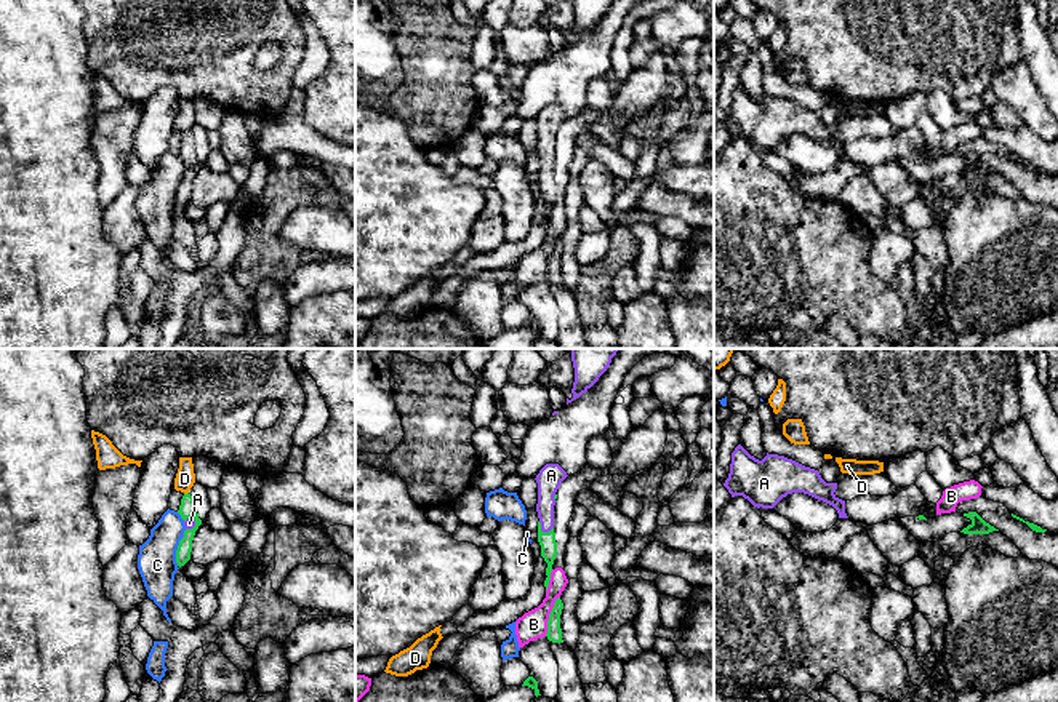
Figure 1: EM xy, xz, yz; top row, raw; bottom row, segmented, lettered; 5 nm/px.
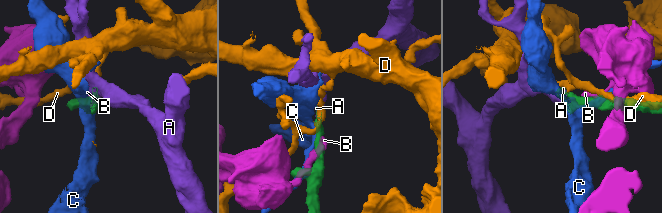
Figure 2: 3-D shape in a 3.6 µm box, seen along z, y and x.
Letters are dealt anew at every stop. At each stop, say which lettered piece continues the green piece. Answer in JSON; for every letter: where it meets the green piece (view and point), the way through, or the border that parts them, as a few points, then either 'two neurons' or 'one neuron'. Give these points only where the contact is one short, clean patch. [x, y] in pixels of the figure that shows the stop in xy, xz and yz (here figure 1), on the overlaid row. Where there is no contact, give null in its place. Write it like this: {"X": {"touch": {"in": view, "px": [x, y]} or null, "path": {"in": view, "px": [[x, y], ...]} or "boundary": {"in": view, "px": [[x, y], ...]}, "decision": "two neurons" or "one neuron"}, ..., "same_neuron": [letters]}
{"A": {"touch": {"in": "xz", "px": [541, 531]}, "path": {"in": "xz", "px": [[548, 542], [541, 531], [546, 523], [548, 483]]}, "decision": "one neuron"}, "B": {"touch": {"in": "xz", "px": [549, 616]}, "boundary": {"in": "xz", "px": [[559, 597], [549, 614], [545, 635]]}, "decision": "two neurons"}, "C": {"touch": {"in": "xy", "px": [176, 552]}, "boundary": {"in": "xy", "px": [[183, 538], [176, 550], [176, 565]]}, "decision": "two neurons"}, "D": {"touch": {"in": "xy", "px": [188, 493]}, "boundary": {"in": "xy", "px": [[188, 491], [184, 494]]}, "decision": "two neurons"}, "same_neuron": ["A"]}

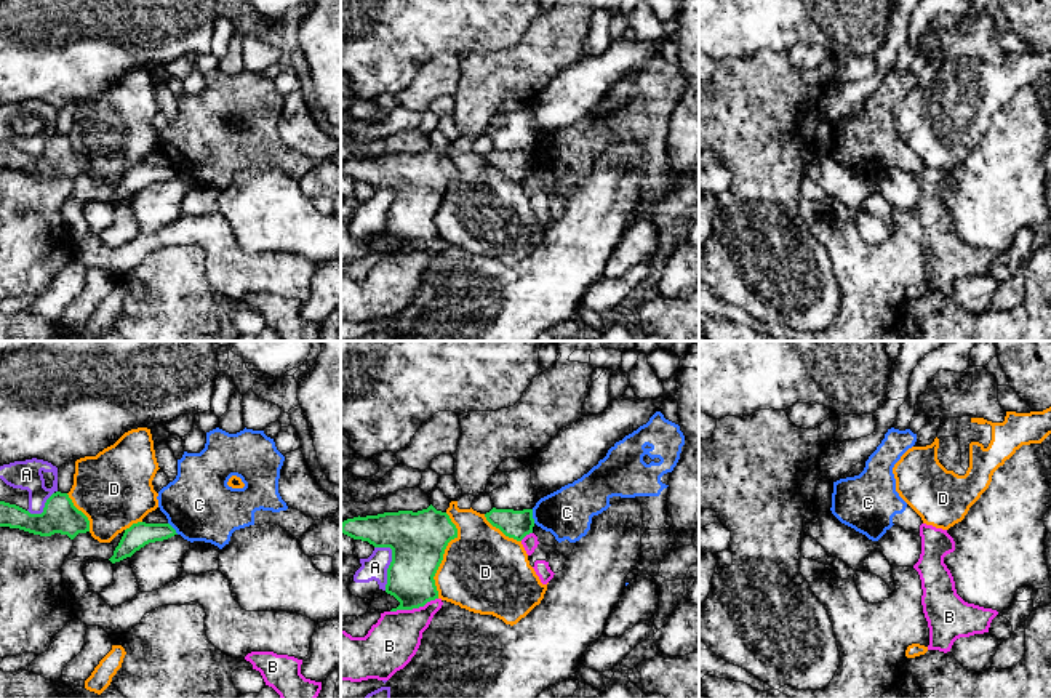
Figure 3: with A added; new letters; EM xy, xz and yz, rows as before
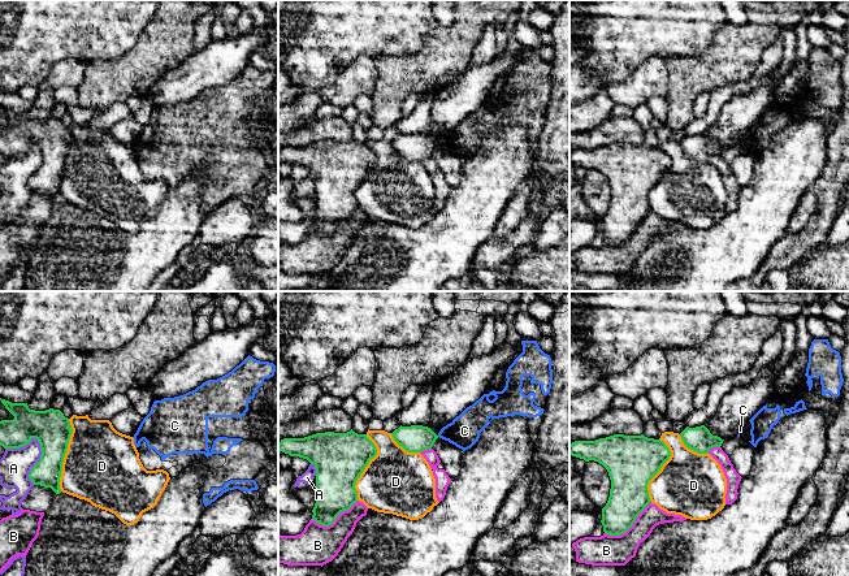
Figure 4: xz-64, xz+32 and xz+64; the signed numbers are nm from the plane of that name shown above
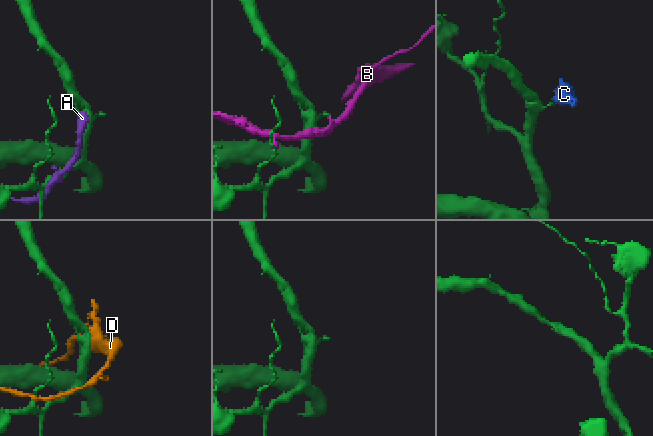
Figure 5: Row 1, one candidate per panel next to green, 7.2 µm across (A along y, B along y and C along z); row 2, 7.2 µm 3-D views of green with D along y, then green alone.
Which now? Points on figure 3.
{"A": {"touch": {"in": "xz", "px": [391, 562]}, "decision": "two neurons"}, "B": {"touch": {"in": "xz", "px": [413, 607]}, "decision": "two neurons"}, "C": {"touch": {"in": "xz", "px": [531, 516]}, "boundary": {"in": "xz", "px": [[531, 509], [535, 522]]}, "decision": "two neurons"}, "D": {"touch": {"in": "xz", "px": [442, 556]}, "decision": "two neurons"}, "same_neuron": []}

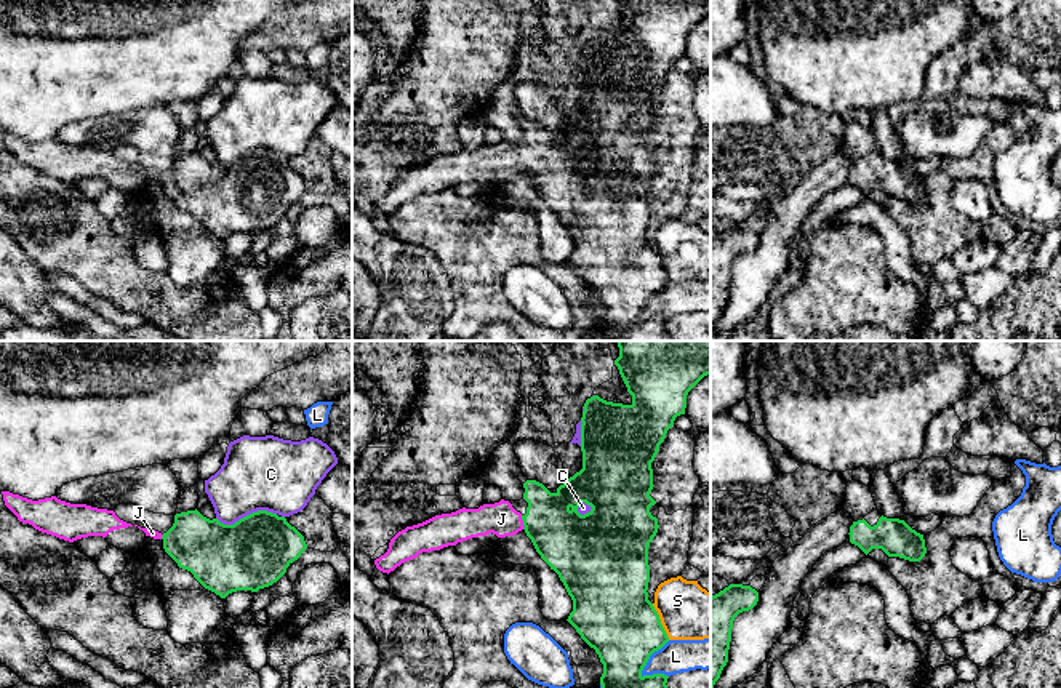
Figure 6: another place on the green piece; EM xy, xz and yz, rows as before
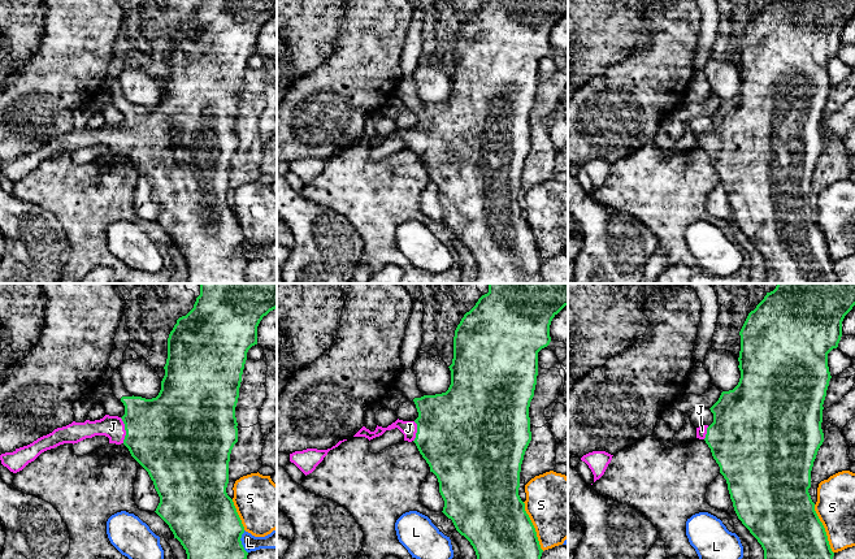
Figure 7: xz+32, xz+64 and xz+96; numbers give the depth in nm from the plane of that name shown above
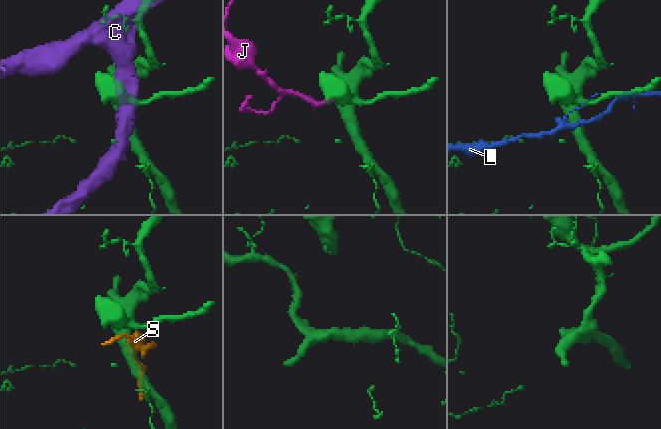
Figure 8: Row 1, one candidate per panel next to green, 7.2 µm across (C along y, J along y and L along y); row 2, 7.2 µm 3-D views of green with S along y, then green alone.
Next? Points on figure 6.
{"C": {"touch": {"in": "xy", "px": [247, 516]}, "decision": "two neurons"}, "J": {"touch": {"in": "xz", "px": [524, 522]}, "path": {"in": "xz", "px": [[567, 541], [546, 522], [524, 522], [506, 522], [501, 519]]}, "decision": "one neuron"}, "L": {"touch": {"in": "xz", "px": [648, 658]}, "decision": "two neurons"}, "S": {"touch": {"in": "xz", "px": [660, 621]}, "decision": "two neurons"}, "same_neuron": ["J"]}

